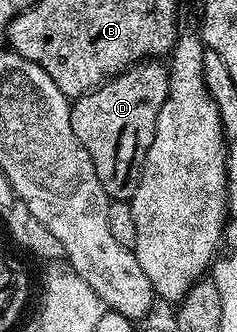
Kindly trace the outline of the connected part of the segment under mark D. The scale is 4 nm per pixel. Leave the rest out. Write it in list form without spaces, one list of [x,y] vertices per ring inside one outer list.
[[[142,61],[121,71],[108,79],[101,86],[85,95],[78,95],[72,100],[71,129],[75,129],[75,137],[87,149],[91,165],[95,165],[95,173],[109,194],[110,200],[132,200],[135,189],[139,185],[139,177],[143,169],[143,161],[147,157],[147,149],[151,149],[151,141],[155,137],[155,121],[159,109],[169,92],[169,68],[161,61]]]

